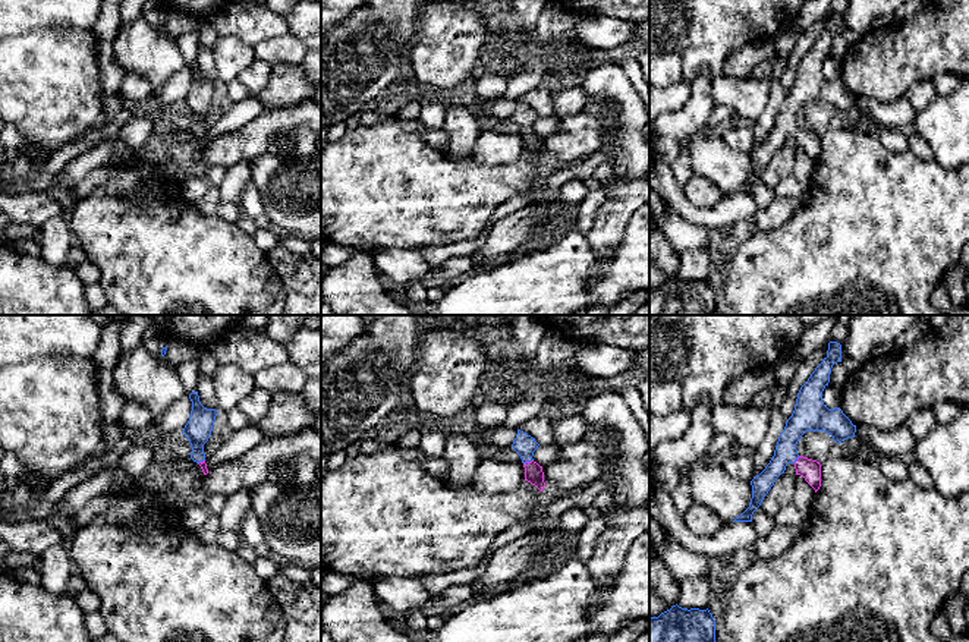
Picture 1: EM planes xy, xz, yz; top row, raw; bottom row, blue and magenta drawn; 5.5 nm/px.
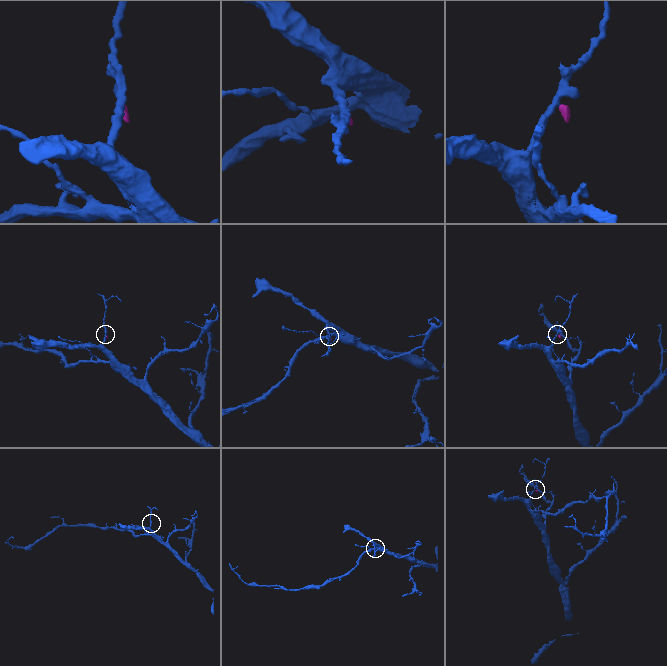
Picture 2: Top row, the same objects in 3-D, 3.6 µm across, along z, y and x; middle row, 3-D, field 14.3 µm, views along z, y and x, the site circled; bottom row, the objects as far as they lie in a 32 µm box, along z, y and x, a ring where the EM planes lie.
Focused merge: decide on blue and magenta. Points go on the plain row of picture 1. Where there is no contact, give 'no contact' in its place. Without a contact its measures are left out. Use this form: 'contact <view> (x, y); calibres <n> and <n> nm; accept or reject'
contact xz (528, 132); calibres 120 and 100 nm; accept

